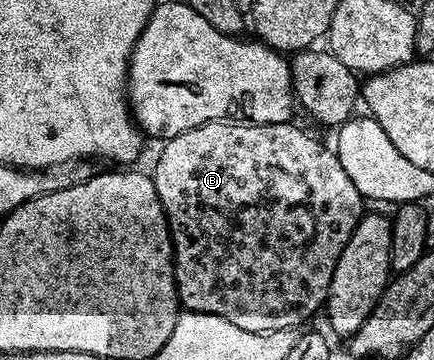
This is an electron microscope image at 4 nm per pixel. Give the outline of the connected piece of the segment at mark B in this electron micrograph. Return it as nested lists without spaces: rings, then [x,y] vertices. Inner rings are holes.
[[[223,120],[221,122],[209,122],[208,124],[200,124],[196,128],[192,128],[188,132],[180,132],[180,136],[175,138],[167,138],[161,143],[162,151],[158,154],[158,159],[154,162],[154,170],[152,169],[152,177],[154,187],[156,188],[156,196],[162,205],[162,211],[166,213],[166,225],[170,228],[170,243],[174,246],[174,279],[176,280],[176,292],[178,293],[178,301],[182,310],[191,310],[192,312],[204,312],[212,316],[220,316],[224,320],[228,320],[228,324],[236,324],[236,328],[244,328],[244,332],[256,332],[263,334],[264,332],[276,332],[277,330],[292,330],[301,327],[301,322],[306,322],[314,313],[321,311],[326,305],[326,297],[330,291],[332,284],[332,272],[336,272],[336,264],[340,260],[340,256],[344,252],[344,248],[348,244],[348,240],[352,236],[352,232],[356,228],[356,224],[362,219],[364,213],[364,199],[362,193],[356,188],[356,184],[352,184],[352,180],[348,180],[348,172],[344,172],[344,167],[340,164],[337,153],[333,149],[330,150],[318,138],[313,138],[306,130],[294,126],[293,121],[281,122],[280,124],[256,124],[245,120]]]

